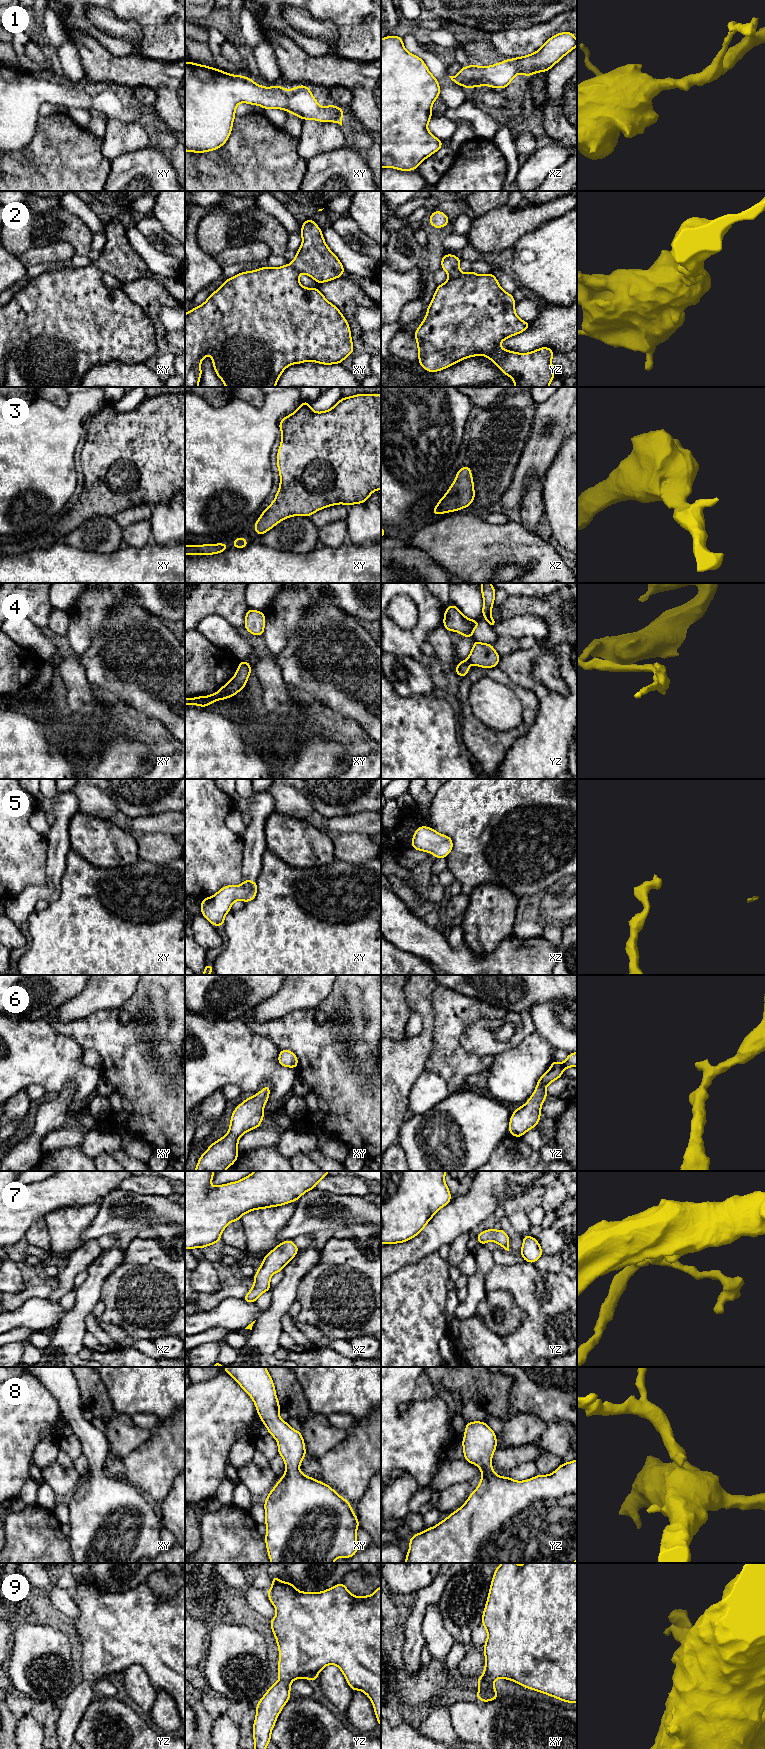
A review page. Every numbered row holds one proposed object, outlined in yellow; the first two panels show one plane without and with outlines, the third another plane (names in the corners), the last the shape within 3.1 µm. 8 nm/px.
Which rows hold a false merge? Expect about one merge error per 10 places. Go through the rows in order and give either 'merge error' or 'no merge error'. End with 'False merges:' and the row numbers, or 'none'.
1: no merge error
2: no merge error
3: no merge error
4: no merge error
5: no merge error
6: no merge error
7: no merge error
8: no merge error
9: no merge error
False merges: none

